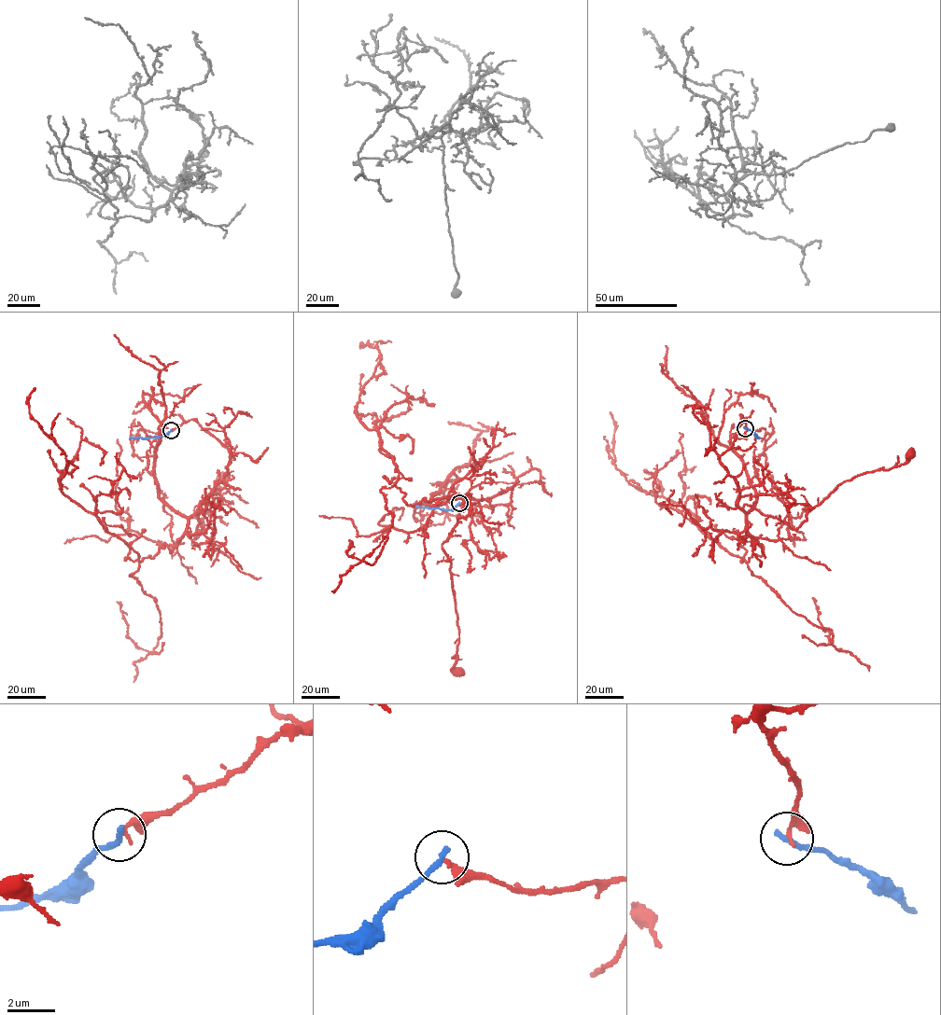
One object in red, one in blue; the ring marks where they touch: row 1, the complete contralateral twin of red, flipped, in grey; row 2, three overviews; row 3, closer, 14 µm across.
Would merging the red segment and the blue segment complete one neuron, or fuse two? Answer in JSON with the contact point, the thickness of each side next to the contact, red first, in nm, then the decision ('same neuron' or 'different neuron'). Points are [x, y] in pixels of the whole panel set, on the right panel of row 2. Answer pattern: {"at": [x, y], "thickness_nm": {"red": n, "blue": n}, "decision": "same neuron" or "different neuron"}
{"at": [745, 428], "thickness_nm": {"red": 280, "blue": 280}, "decision": "different neuron"}

